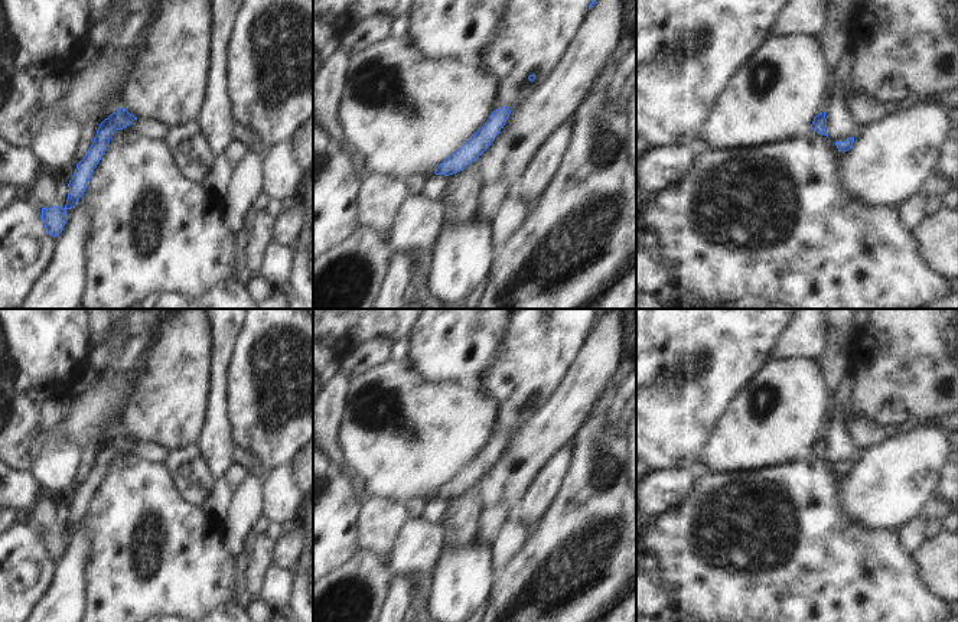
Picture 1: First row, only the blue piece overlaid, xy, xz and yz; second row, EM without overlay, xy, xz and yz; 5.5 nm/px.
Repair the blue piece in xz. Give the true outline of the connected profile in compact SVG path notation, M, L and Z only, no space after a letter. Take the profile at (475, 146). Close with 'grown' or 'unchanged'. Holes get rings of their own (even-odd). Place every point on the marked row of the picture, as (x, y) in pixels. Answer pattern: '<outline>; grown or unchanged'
M508 107L495 110L485 126L480 127L457 152L440 163L434 173L449 176L463 170L469 163L475 162L499 134L509 114L511 110Z; unchanged

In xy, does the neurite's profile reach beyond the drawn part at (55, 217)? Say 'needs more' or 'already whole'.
already whole

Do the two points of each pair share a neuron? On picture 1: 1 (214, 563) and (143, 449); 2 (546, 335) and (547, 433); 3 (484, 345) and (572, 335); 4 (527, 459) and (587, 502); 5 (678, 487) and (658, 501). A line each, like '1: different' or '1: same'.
1: different
2: different
3: different
4: different
5: same

